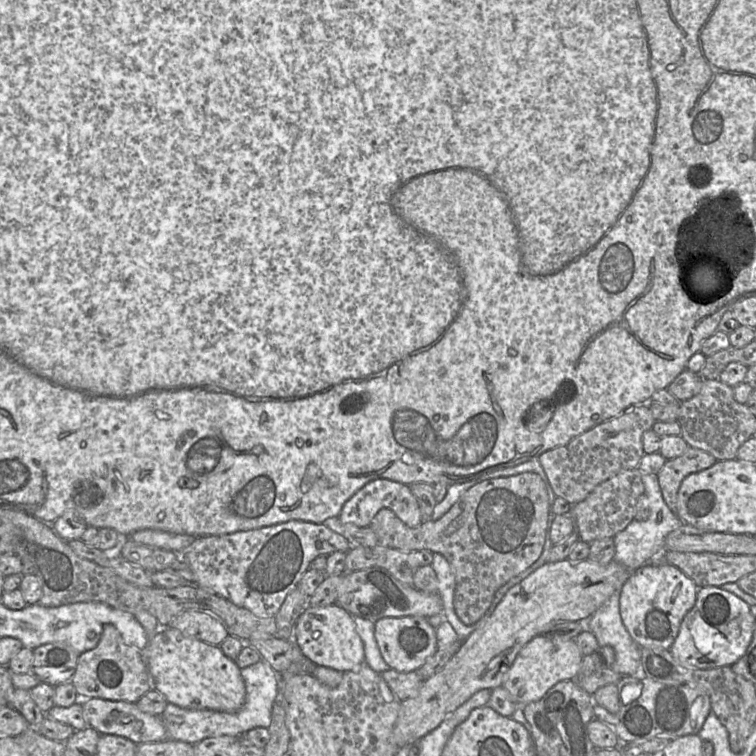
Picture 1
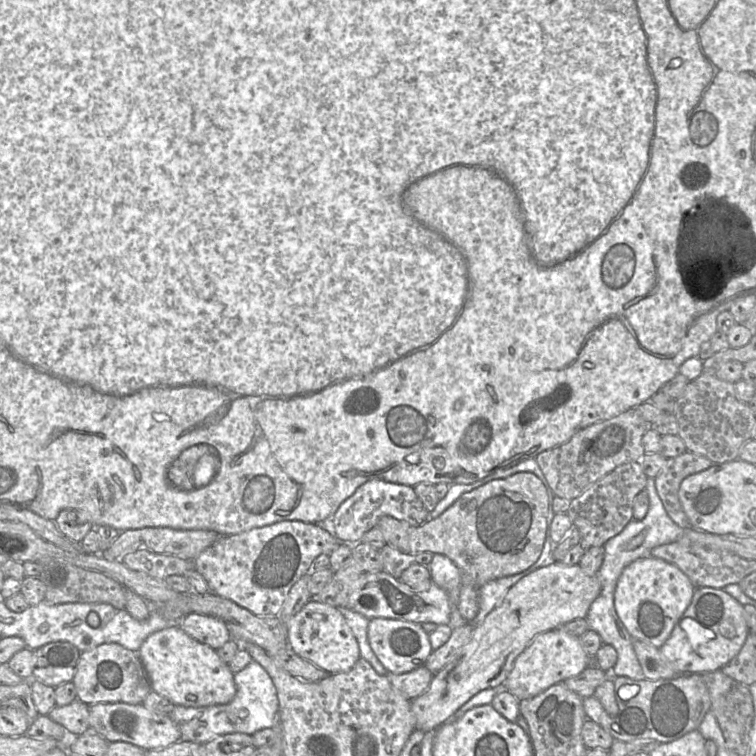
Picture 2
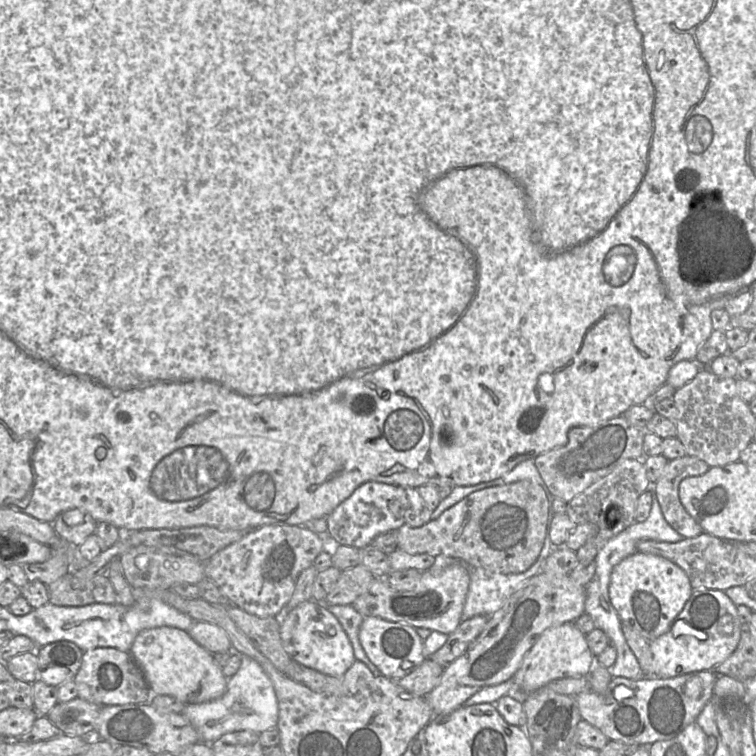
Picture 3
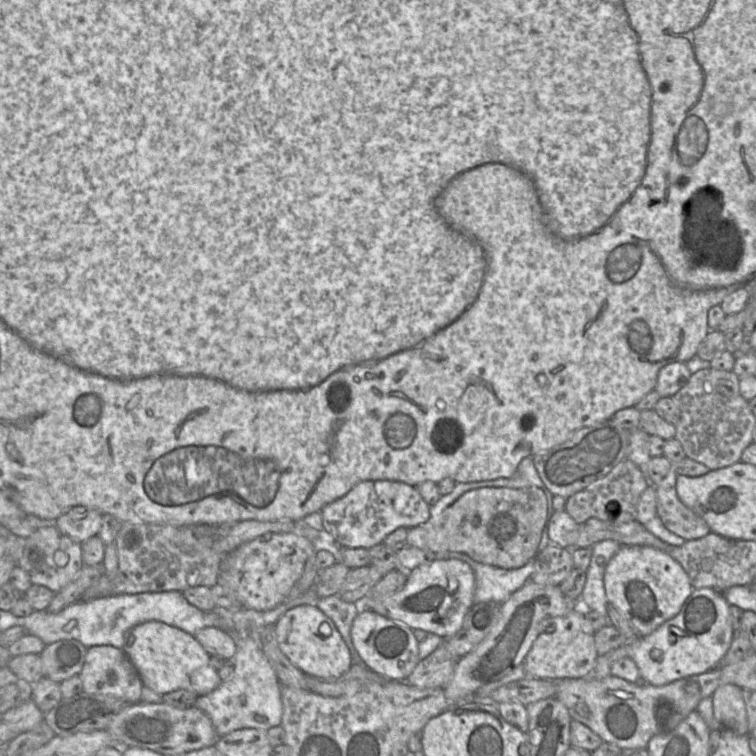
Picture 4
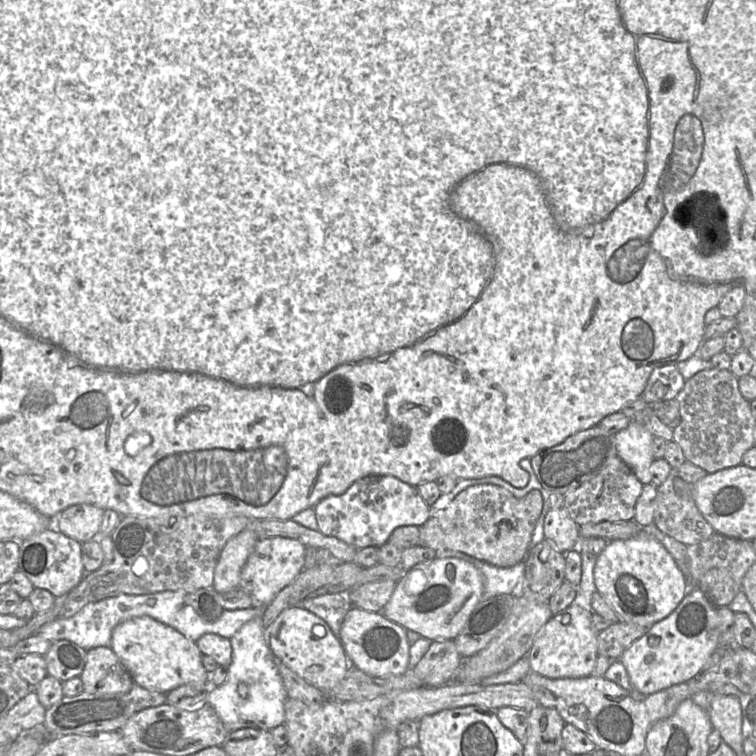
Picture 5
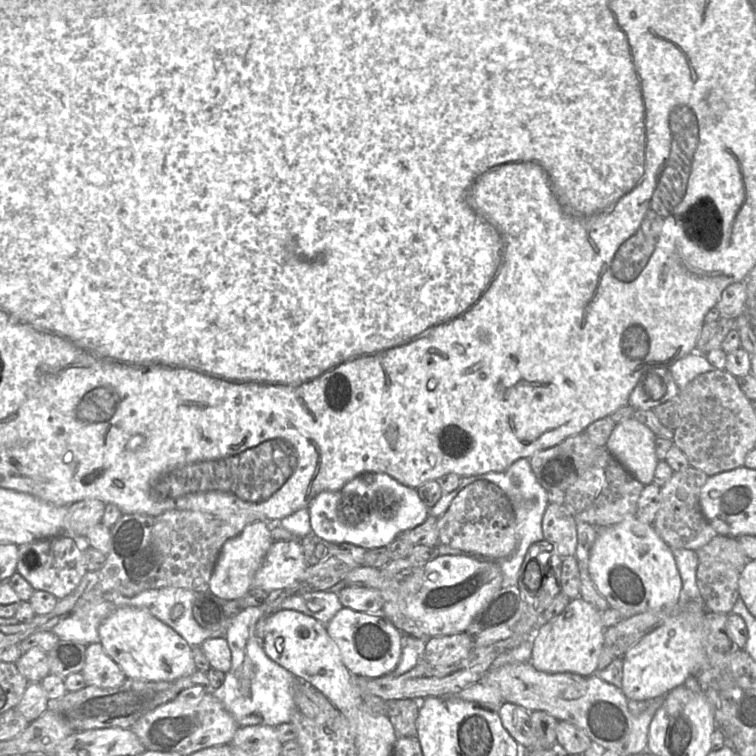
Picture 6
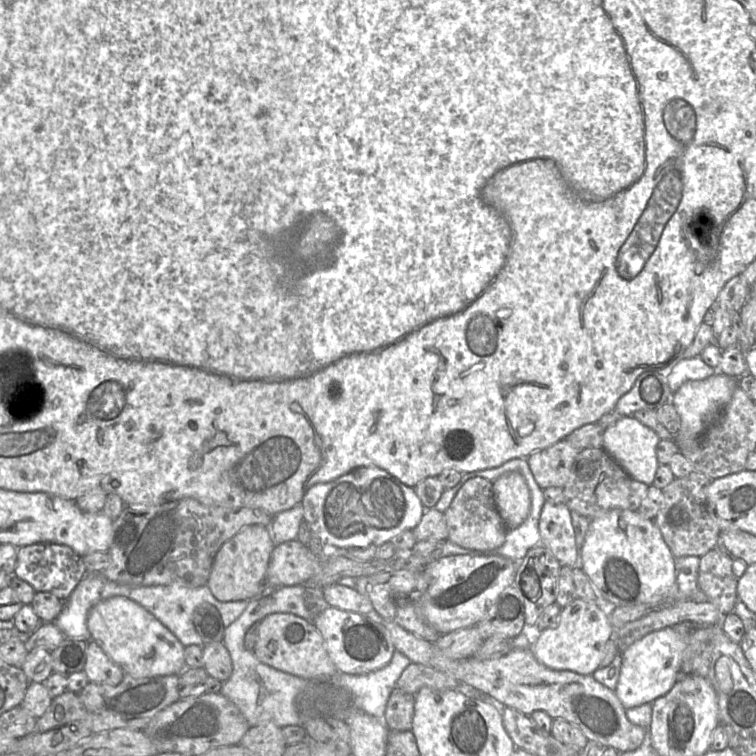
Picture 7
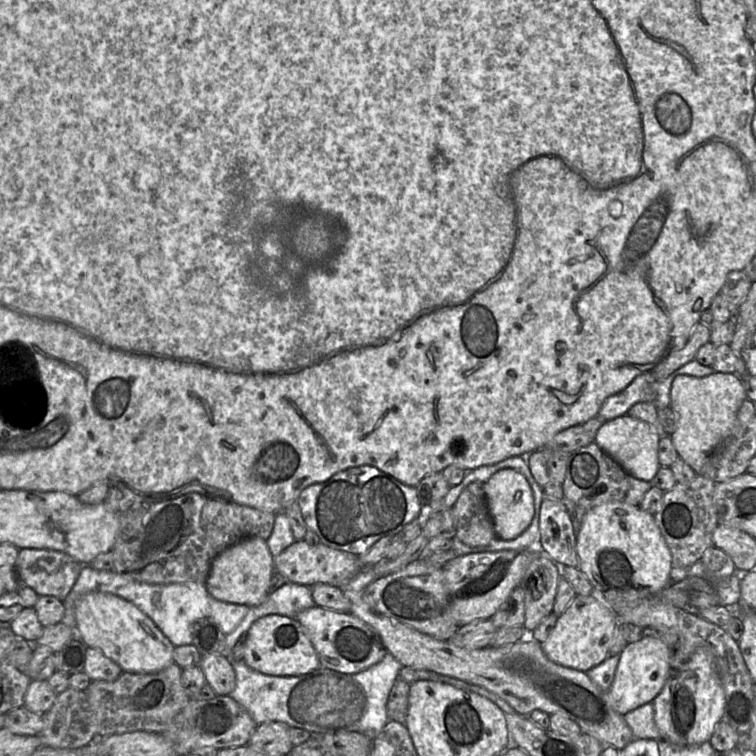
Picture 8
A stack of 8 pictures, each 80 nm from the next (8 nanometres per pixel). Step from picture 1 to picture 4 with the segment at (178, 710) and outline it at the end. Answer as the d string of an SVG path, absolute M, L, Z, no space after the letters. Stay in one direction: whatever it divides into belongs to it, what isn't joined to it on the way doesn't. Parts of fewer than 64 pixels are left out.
M249 634L236 638L236 652L230 660L233 673L212 692L199 696L195 707L210 718L219 737L242 728L267 731L282 721L281 683L263 652Z

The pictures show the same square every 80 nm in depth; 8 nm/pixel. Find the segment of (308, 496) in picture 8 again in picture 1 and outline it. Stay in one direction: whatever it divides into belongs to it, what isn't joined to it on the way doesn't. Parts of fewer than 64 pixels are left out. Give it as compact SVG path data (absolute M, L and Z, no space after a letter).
M377 479L365 484L355 492L343 505L337 516L343 524L354 524L357 527L368 527L381 509L390 509L408 527L417 527L423 522L418 502L409 485L387 479Z

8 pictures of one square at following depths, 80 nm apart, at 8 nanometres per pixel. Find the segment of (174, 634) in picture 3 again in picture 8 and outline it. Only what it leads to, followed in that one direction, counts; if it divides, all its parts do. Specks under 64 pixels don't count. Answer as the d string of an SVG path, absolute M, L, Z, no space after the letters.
M91 592L75 603L76 635L87 647L99 649L105 656L118 664L122 671L131 673L154 673L173 662L174 645L157 625L131 602L111 593Z

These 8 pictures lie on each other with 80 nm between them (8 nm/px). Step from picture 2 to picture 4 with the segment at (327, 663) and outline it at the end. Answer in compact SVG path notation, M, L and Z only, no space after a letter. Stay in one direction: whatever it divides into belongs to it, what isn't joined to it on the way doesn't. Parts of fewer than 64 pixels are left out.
M300 605L282 614L274 624L279 649L305 675L336 679L349 670L349 649L335 624L316 605Z

